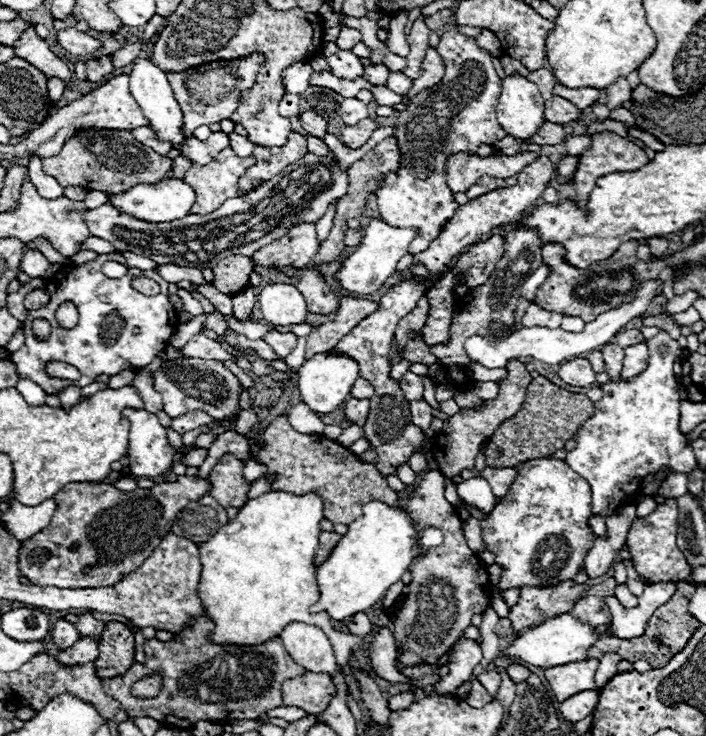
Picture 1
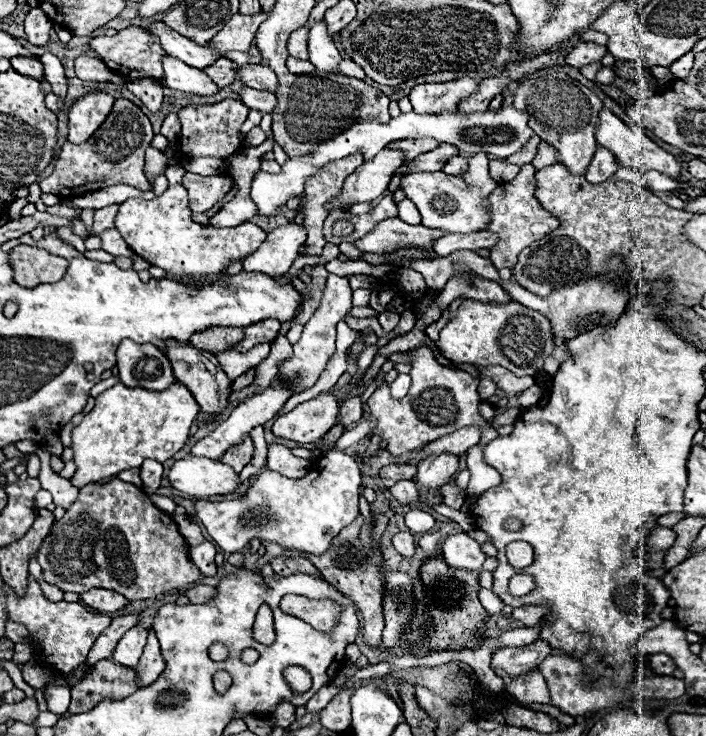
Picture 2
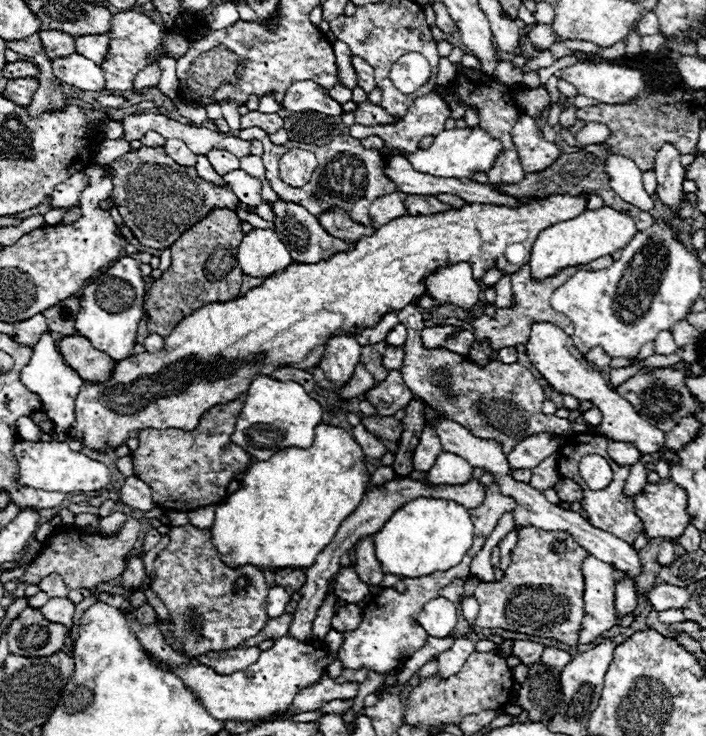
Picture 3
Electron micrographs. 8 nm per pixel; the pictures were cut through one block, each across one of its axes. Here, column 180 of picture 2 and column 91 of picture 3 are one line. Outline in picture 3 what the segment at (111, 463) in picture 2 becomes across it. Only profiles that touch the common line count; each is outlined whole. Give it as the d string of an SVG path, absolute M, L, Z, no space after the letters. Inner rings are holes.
M556 194L556 196L548 196L548 198L532 198L528 204L520 206L520 208L506 208L506 206L492 206L492 204L464 204L462 208L458 210L452 210L452 212L446 212L442 216L402 216L402 218L396 218L384 226L380 226L370 238L362 238L348 254L334 254L330 260L326 262L318 262L318 264L290 264L284 272L278 272L274 274L272 278L268 278L262 286L250 290L246 296L242 298L236 298L236 300L230 300L230 302L212 302L204 308L200 308L198 312L186 316L172 332L170 336L164 338L164 348L160 352L142 352L142 354L136 354L136 356L128 356L126 360L120 360L116 364L116 370L114 370L114 376L110 380L106 380L104 384L86 384L86 388L80 390L80 394L76 396L76 428L74 428L74 438L82 438L84 440L84 446L86 448L92 448L92 450L104 450L104 448L110 448L114 450L118 444L126 442L130 438L130 430L144 430L144 428L156 428L156 430L166 430L166 428L180 428L180 430L194 430L198 426L198 420L202 416L202 412L210 410L214 404L222 404L222 402L232 402L236 400L240 394L244 394L250 386L250 382L254 380L254 376L270 376L270 372L274 372L276 368L280 368L282 364L286 366L292 366L292 368L310 368L314 364L318 364L320 360L320 350L324 348L326 340L330 340L330 336L336 336L338 332L352 332L354 326L358 330L362 330L364 326L374 326L378 322L378 316L382 316L384 312L388 312L390 308L394 310L400 310L404 308L406 304L414 304L416 296L422 296L424 294L424 286L420 284L420 280L442 268L442 264L446 262L458 262L458 260L466 260L470 262L472 266L472 272L474 272L474 278L482 278L484 272L488 272L490 268L500 268L504 274L514 274L518 272L522 266L527 264L530 260L530 252L534 240L538 238L538 234L552 226L554 222L562 222L562 220L570 220L578 214L582 214L586 210L586 196L562 196L562 194Z

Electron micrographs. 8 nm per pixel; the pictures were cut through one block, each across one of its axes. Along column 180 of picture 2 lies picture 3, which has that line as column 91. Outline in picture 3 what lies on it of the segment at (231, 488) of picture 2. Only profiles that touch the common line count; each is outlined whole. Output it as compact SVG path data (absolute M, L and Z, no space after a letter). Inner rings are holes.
M16 442L14 454L18 458L18 483L52 492L98 492L110 486L112 472L106 464L90 460L82 452L70 450L66 442ZM46 470L58 470L46 474ZM72 480L72 482L68 482Z

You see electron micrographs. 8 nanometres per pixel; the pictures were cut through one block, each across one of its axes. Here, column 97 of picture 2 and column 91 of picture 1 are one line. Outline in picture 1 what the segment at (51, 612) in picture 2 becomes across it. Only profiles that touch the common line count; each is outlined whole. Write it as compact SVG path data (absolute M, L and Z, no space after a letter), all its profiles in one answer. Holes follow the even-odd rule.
M90 612L80 614L80 616L78 616L78 622L76 622L74 626L78 628L78 632L80 632L82 638L84 638L84 636L90 636L90 638L94 638L94 640L98 640L100 634L102 634L102 630L104 630L104 622L96 620Z

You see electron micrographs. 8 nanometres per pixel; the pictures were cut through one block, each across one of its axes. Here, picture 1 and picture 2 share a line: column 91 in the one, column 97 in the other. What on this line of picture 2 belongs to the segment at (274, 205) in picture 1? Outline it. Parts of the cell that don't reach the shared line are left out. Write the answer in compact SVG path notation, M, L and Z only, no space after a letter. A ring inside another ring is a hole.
M112 204L112 206L106 206L106 208L100 208L94 212L94 226L92 226L92 232L102 232L102 230L108 230L108 228L114 228L114 220L116 220L116 212L118 212L118 204Z

